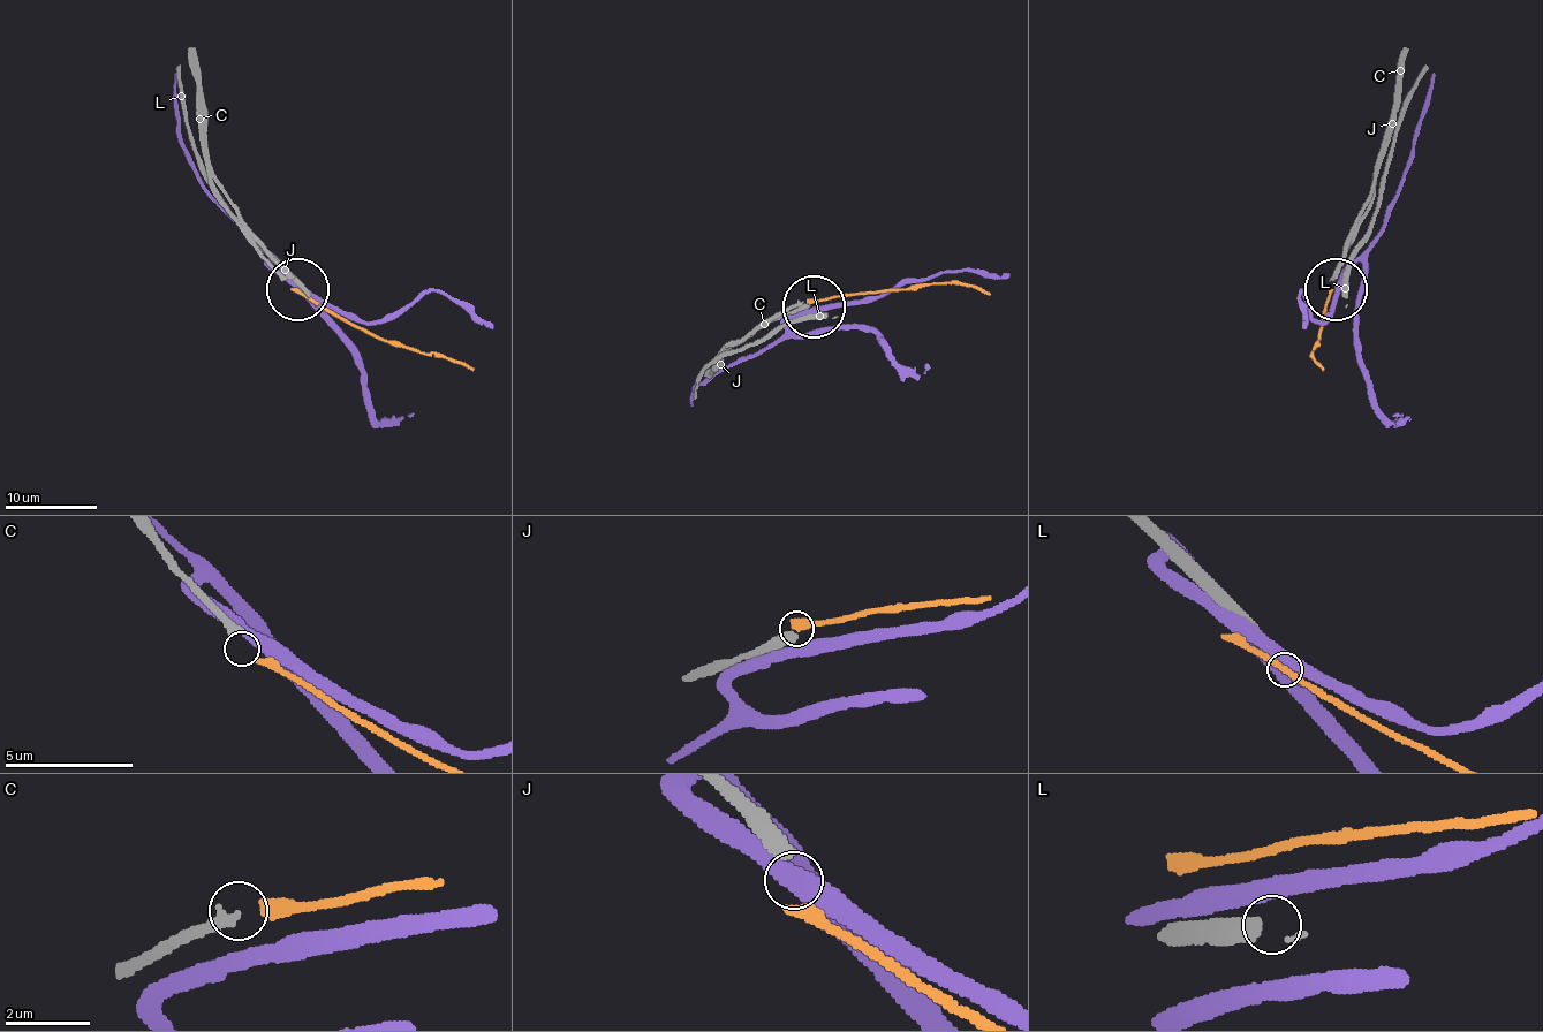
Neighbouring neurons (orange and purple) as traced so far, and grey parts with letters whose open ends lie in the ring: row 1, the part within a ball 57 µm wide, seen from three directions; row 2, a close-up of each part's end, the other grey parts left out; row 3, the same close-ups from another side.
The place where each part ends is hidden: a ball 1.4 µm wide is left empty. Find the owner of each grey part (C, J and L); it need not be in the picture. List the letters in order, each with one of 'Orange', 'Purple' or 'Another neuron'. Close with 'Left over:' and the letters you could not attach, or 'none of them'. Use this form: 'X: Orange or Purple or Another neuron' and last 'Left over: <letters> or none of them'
C: Orange
J: Another neuron
L: Another neuron
Left over: J, L

